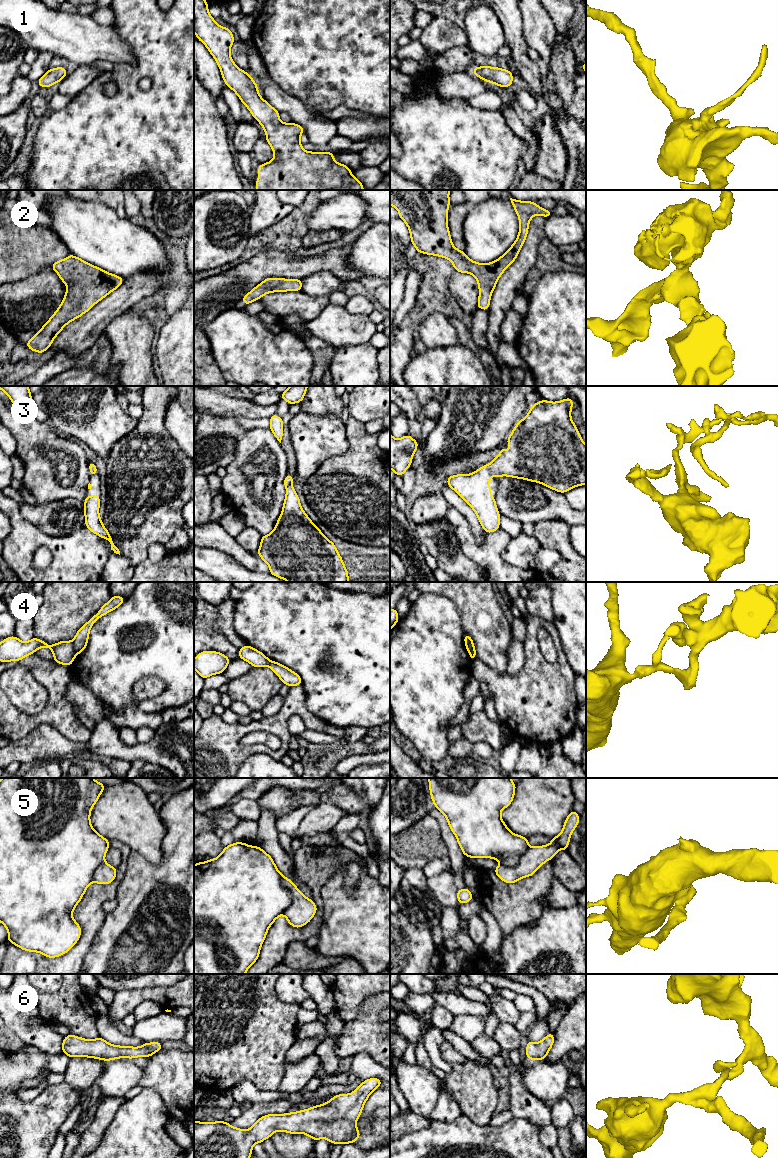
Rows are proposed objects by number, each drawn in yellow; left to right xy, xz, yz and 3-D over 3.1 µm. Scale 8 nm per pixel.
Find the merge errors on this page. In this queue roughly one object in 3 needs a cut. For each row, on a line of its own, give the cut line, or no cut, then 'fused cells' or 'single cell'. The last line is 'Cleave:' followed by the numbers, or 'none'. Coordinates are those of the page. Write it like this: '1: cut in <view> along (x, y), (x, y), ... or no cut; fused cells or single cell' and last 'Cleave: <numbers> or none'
1: no cut; single cell
2: no cut; single cell
3: no cut; single cell
4: cut in xy along (72, 641), (75, 655); fused cells
5: cut in xz along (279, 873), (282, 884), (291, 895), (291, 905), (283, 913); fused cells
6: no cut; single cell
Cleave: 4, 5

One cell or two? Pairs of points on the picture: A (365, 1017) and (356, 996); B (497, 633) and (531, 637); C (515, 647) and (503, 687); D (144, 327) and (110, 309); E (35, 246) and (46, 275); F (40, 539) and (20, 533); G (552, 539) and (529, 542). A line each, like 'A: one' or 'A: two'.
A: two
B: two
C: two
D: two
E: two
F: one
G: two

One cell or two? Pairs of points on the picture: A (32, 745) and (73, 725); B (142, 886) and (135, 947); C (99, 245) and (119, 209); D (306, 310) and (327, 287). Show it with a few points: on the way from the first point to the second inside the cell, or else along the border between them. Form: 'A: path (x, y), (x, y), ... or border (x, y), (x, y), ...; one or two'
A: border (35, 728), (47, 723), (66, 738), (80, 741); two
B: path (142, 901), (133, 916), (135, 932); one
C: border (97, 201), (103, 202), (120, 217), (126, 217); two
D: border (301, 290), (310, 295), (328, 296); two

